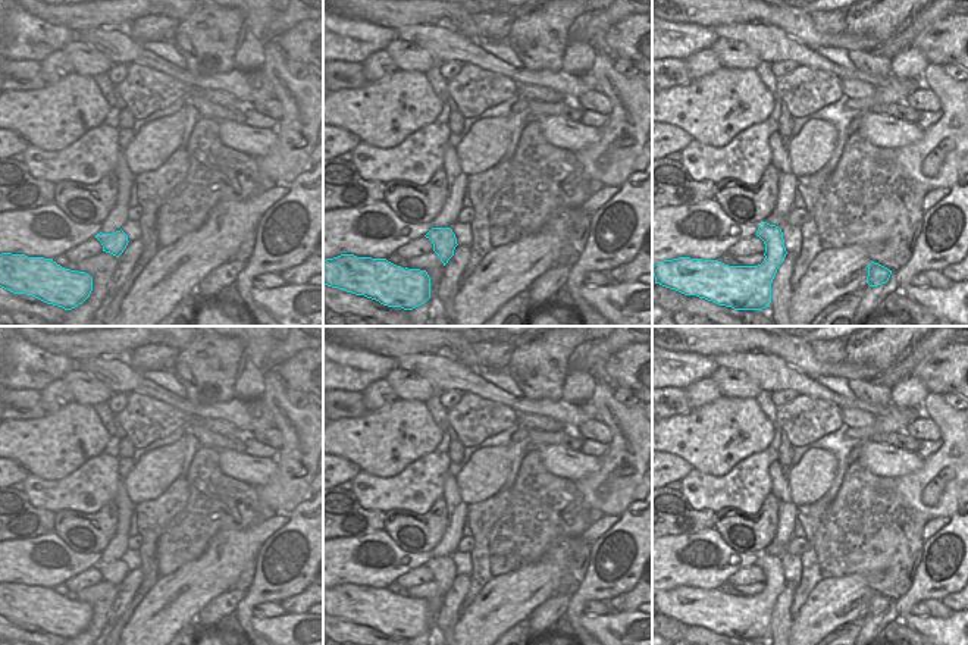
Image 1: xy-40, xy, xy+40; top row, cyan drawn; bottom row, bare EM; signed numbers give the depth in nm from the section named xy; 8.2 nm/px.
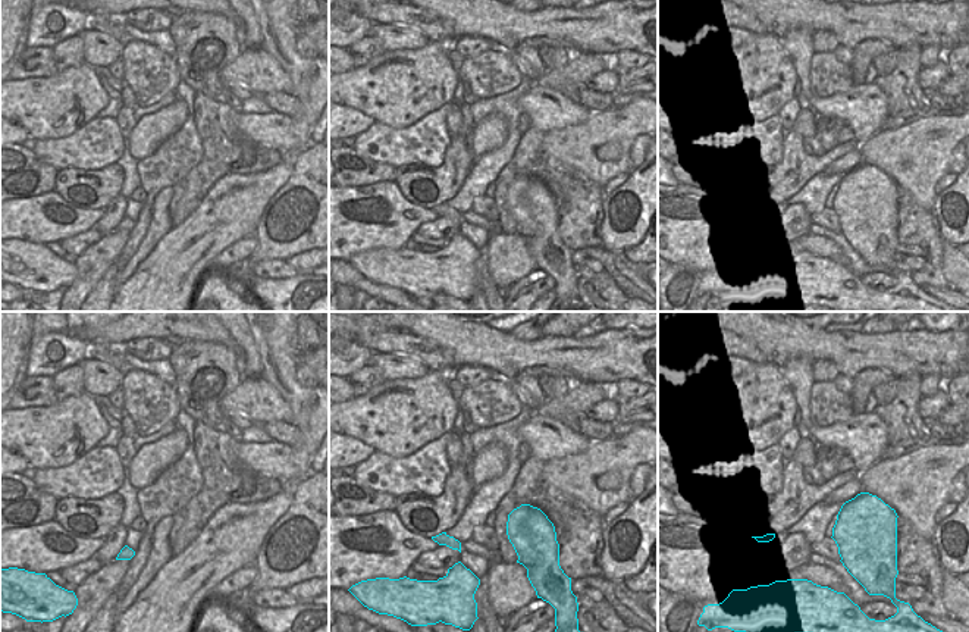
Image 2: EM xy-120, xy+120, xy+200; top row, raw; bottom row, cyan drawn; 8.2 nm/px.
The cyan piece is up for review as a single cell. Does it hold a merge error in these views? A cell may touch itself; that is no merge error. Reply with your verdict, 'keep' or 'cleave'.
keep

